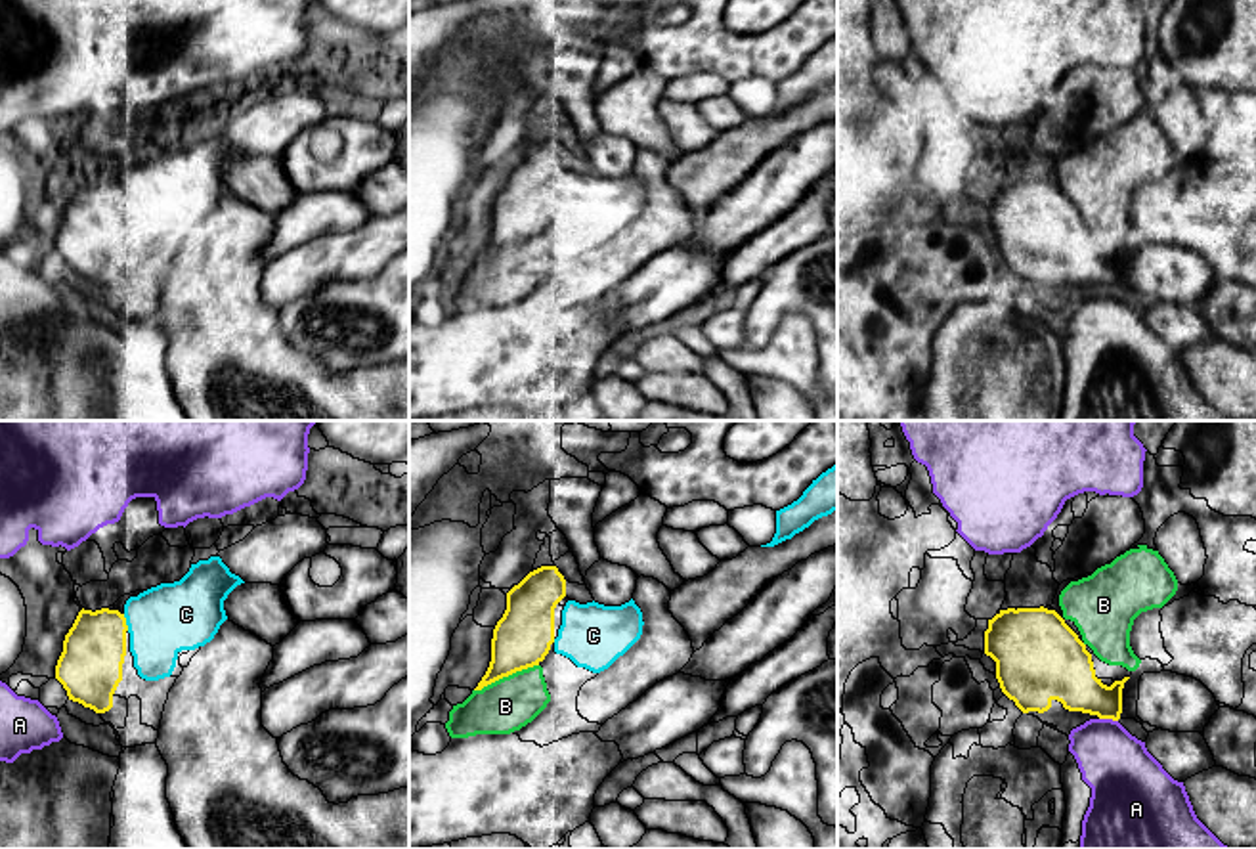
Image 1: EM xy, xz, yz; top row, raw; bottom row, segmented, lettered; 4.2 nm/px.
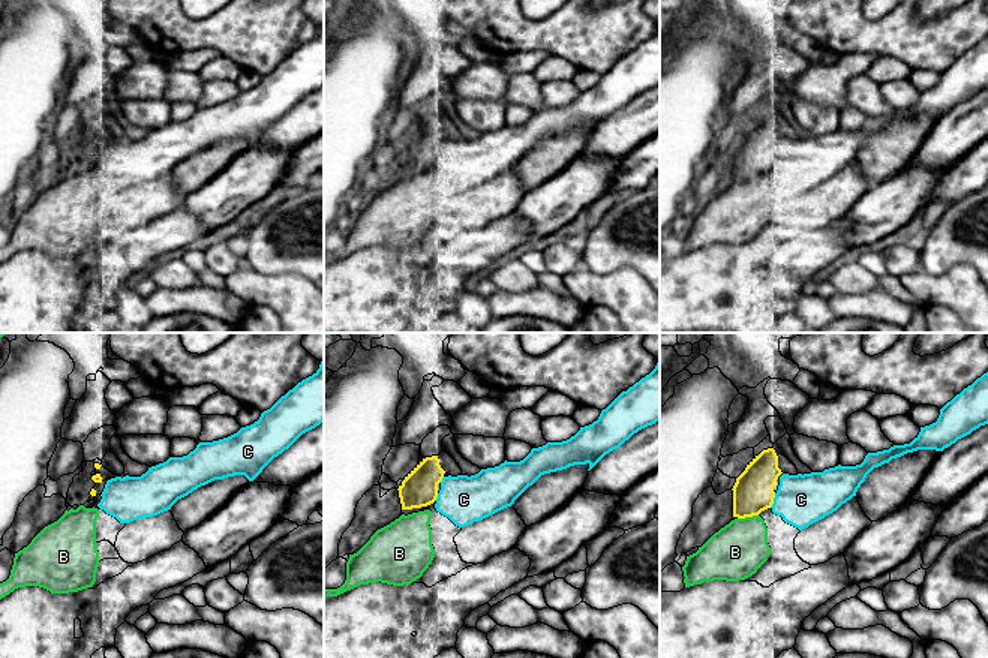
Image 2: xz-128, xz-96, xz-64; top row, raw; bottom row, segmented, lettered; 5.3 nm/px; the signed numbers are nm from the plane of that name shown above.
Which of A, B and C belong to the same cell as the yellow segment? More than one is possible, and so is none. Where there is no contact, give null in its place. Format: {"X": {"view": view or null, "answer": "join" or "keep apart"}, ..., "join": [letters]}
{"A": {"view": "yz", "answer": "keep apart"}, "B": {"view": "xz", "answer": "keep apart"}, "C": {"view": "xy", "answer": "join"}, "join": ["C"]}

